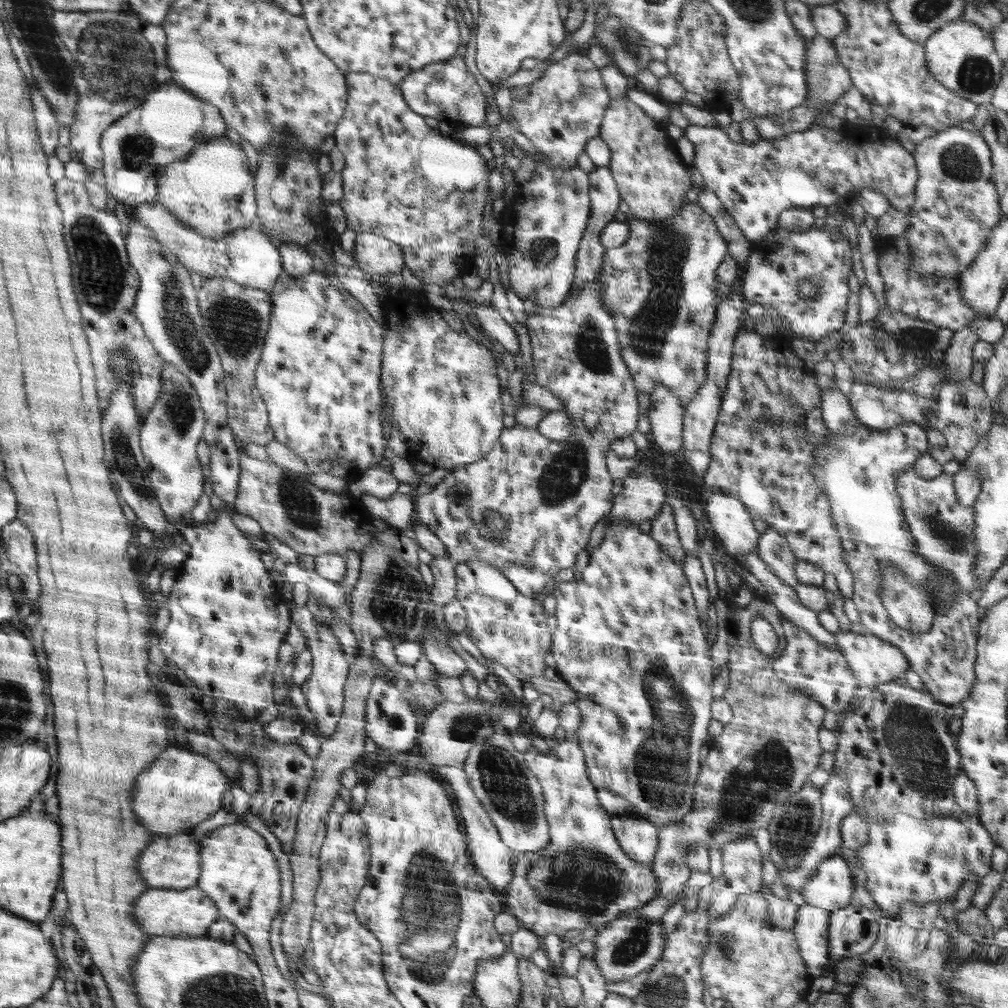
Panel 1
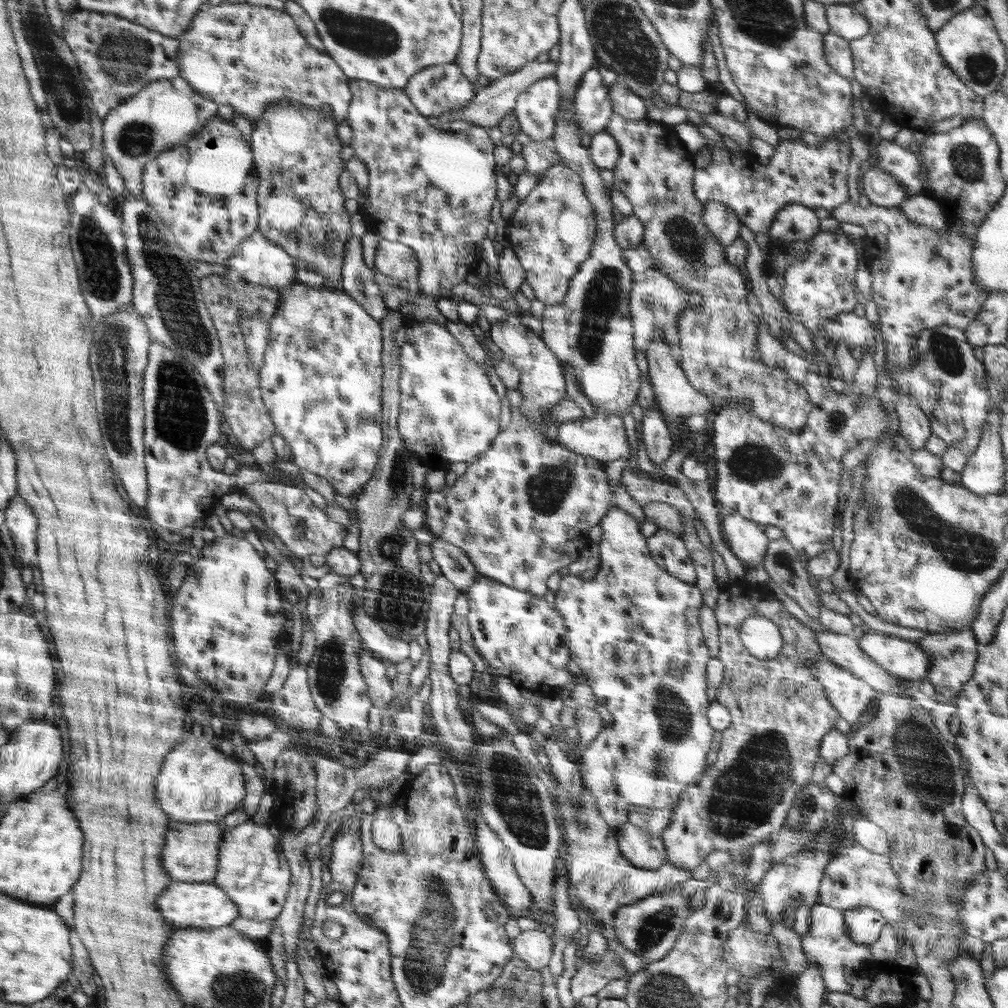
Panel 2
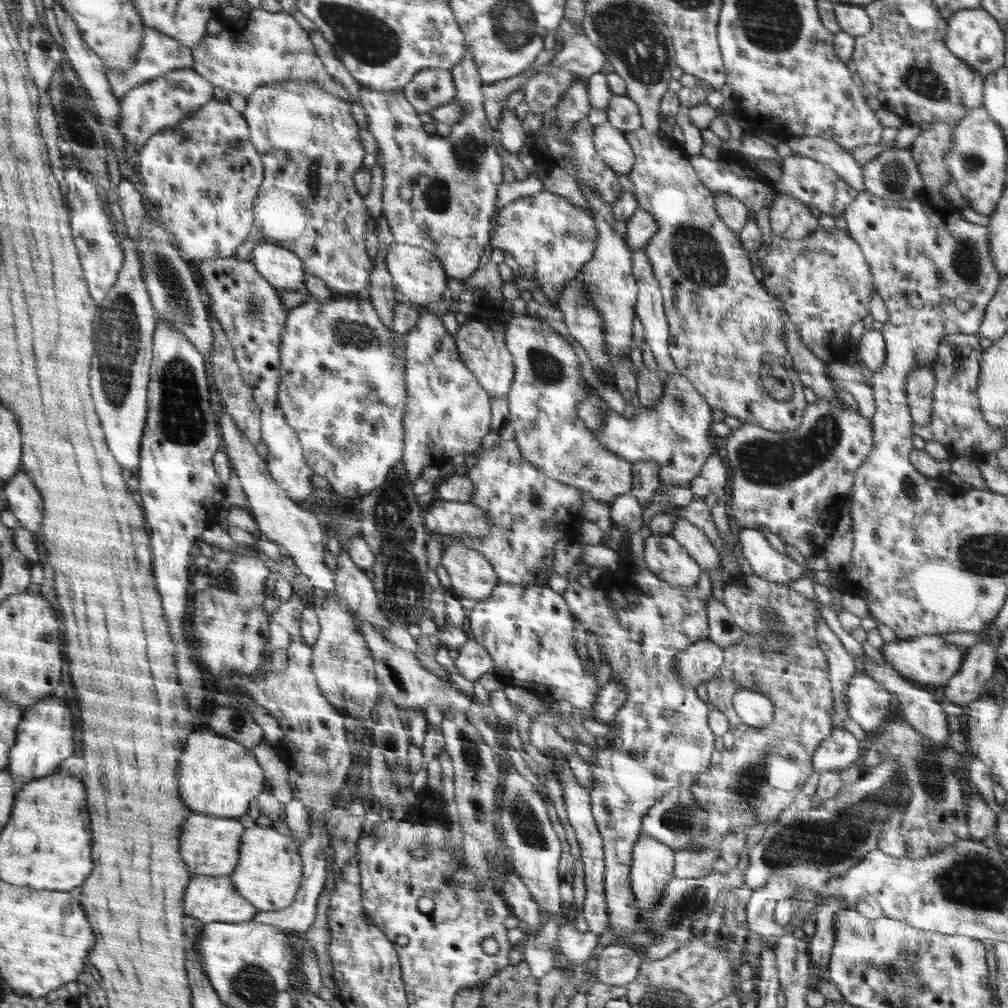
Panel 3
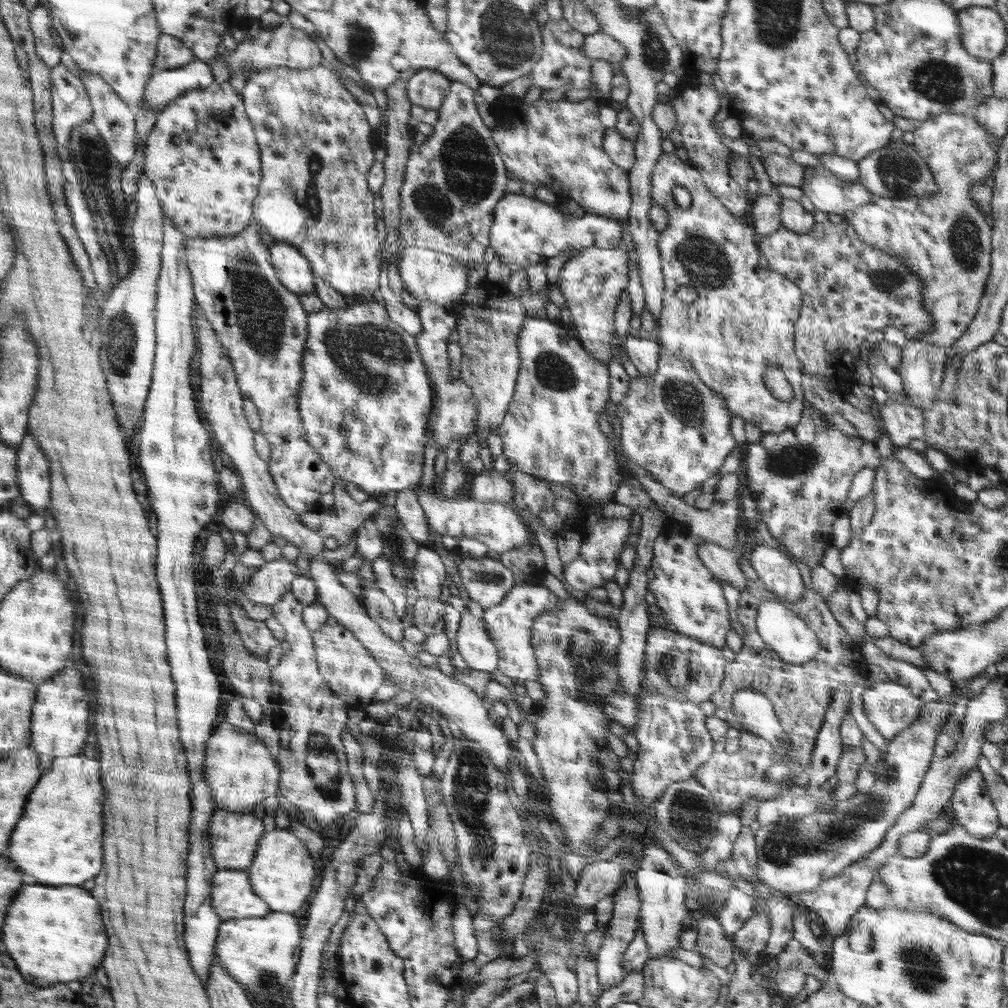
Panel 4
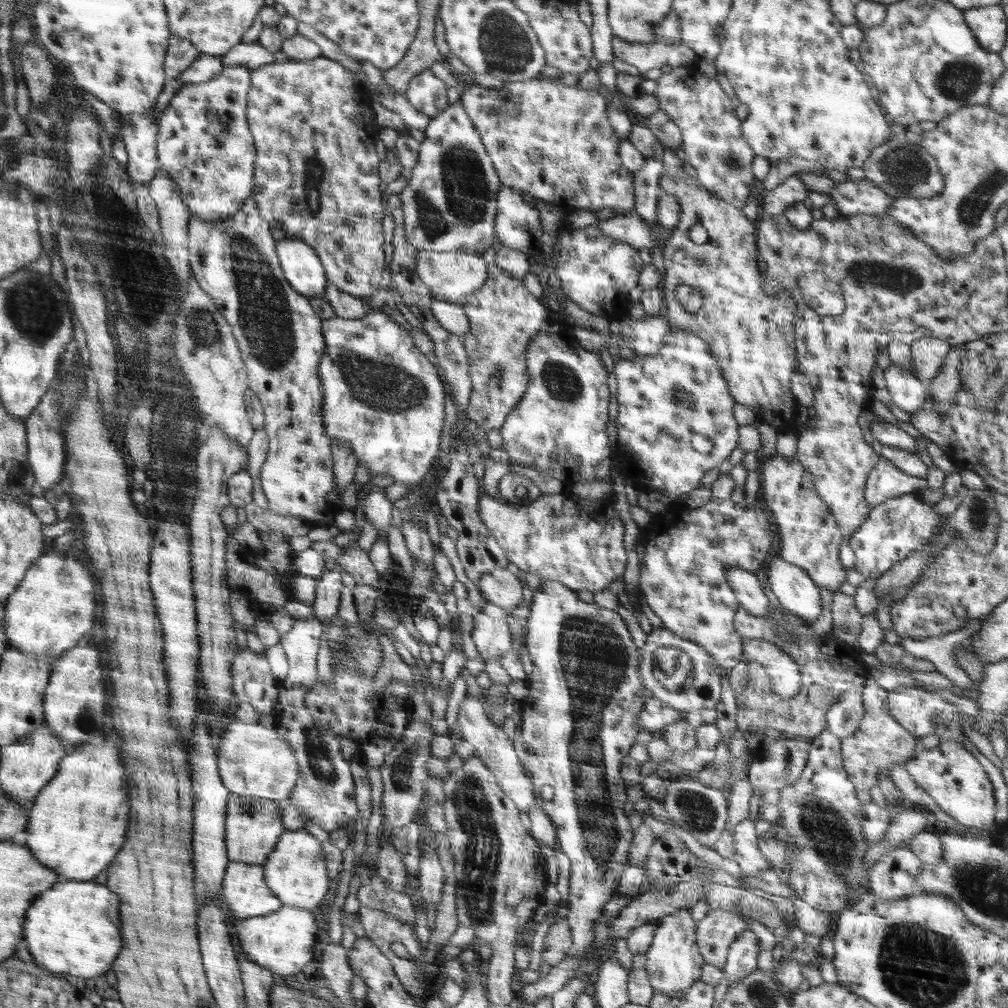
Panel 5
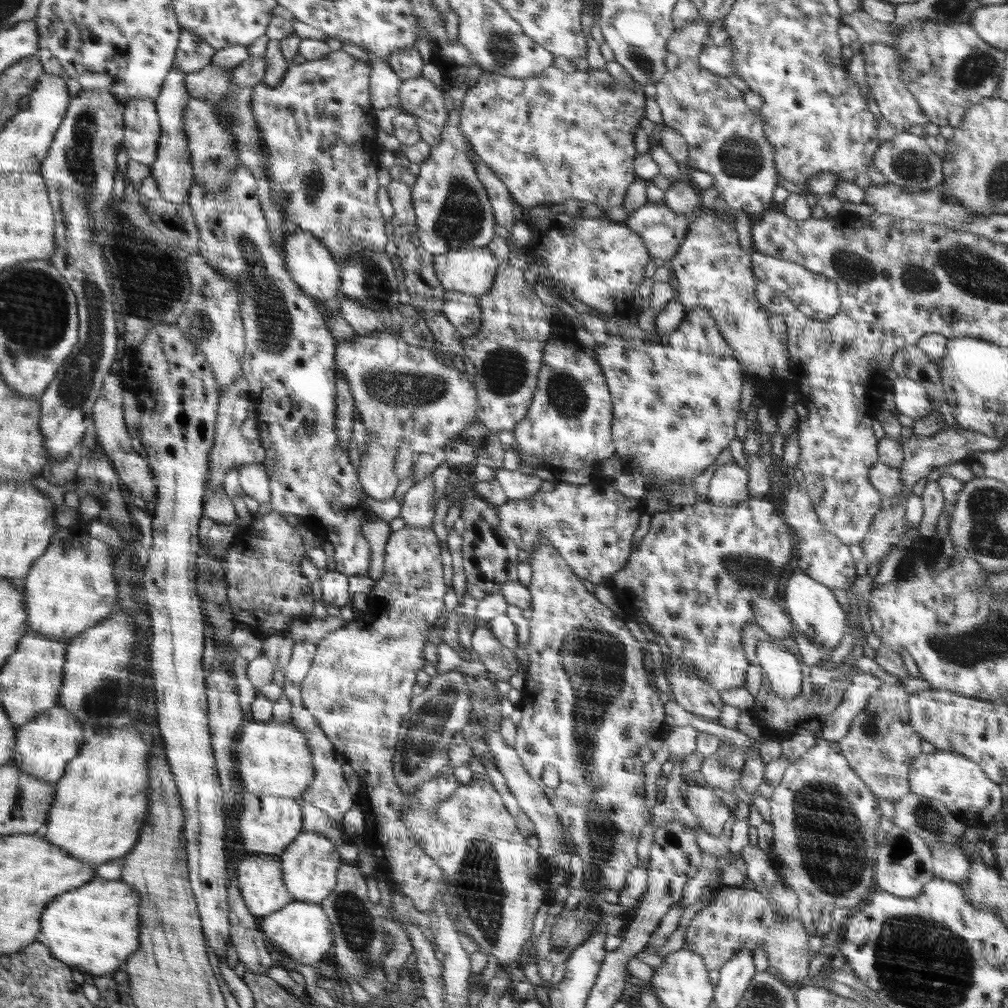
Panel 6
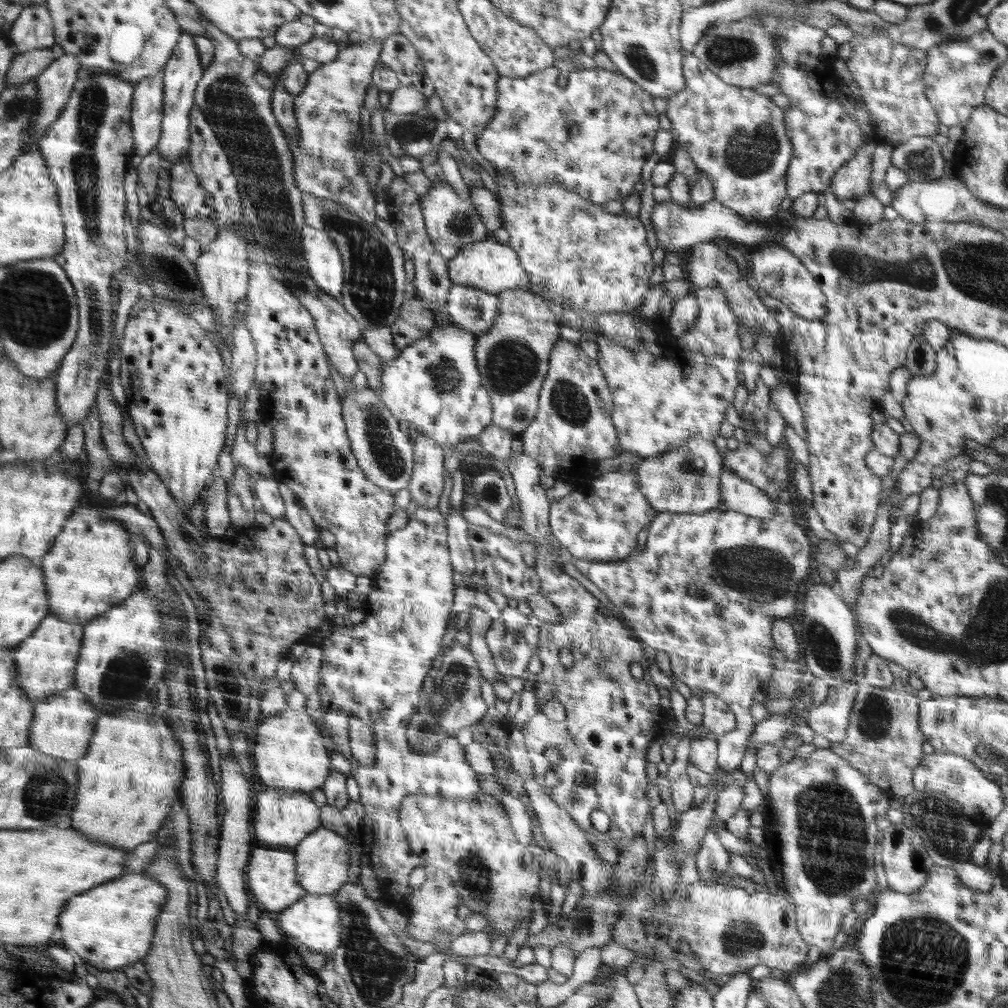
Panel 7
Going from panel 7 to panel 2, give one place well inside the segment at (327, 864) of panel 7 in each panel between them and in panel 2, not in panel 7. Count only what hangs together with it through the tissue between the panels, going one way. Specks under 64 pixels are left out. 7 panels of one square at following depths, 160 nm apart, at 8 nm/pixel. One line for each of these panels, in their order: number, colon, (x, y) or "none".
2: (249, 871)
3: (268, 875)
4: (285, 874)
5: (296, 870)
6: (311, 865)

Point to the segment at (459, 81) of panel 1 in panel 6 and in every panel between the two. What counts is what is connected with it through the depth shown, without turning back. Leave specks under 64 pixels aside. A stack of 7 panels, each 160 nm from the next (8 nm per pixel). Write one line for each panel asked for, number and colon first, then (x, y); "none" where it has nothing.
2: (434, 90)
3: (429, 88)
4: (426, 87)
5: (427, 92)
6: (421, 97)

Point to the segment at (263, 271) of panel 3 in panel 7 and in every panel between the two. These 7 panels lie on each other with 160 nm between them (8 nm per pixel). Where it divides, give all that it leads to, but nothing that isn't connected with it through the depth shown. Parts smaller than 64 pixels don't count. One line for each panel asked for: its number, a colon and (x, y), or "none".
4: (294, 270)
5: (305, 272)
6: (311, 266)
7: (324, 259)

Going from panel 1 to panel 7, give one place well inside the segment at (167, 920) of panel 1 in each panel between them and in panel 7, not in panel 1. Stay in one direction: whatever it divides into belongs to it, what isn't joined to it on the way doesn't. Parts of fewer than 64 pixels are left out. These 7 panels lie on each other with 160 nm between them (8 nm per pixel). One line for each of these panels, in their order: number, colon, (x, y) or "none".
2: (185, 905)
3: (210, 899)
4: (233, 898)
5: (245, 893)
6: (259, 876)
7: (270, 875)

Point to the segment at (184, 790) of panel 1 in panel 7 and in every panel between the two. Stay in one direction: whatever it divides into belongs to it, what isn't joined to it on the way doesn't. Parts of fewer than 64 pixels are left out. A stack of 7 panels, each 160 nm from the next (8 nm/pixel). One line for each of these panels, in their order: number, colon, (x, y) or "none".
2: (198, 783)
3: (219, 777)
4: (240, 771)
5: (252, 761)
6: (273, 758)
7: (288, 751)

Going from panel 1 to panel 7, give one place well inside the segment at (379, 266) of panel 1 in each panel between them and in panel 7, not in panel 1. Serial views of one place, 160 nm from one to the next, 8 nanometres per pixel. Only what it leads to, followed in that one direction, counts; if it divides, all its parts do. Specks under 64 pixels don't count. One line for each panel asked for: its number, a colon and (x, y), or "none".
2: (392, 258)
3: (417, 274)
4: (428, 275)
5: (450, 276)
6: (472, 270)
7: (488, 265)

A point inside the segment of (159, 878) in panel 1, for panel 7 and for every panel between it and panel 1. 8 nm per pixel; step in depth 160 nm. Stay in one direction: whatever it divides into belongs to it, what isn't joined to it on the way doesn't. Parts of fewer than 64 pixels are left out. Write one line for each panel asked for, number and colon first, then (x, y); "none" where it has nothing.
2: (191, 852)
3: (210, 846)
4: (234, 837)
5: (253, 826)
6: (267, 825)
7: (281, 819)

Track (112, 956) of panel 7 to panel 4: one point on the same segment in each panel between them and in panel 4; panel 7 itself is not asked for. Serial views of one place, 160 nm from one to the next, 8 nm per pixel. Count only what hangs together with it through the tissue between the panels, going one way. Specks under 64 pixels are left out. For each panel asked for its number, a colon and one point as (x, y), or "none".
4: (55, 934)
5: (74, 928)
6: (93, 929)

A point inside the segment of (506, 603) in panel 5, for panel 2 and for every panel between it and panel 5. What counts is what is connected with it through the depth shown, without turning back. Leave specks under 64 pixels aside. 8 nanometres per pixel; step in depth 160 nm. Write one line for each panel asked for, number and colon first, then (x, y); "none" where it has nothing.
2: (455, 565)
3: (471, 575)
4: (486, 581)

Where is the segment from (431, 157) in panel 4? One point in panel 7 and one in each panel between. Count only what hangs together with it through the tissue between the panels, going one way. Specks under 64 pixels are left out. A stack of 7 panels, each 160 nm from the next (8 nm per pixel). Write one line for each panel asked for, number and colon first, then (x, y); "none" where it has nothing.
5: (449, 204)
6: (453, 211)
7: (451, 223)

